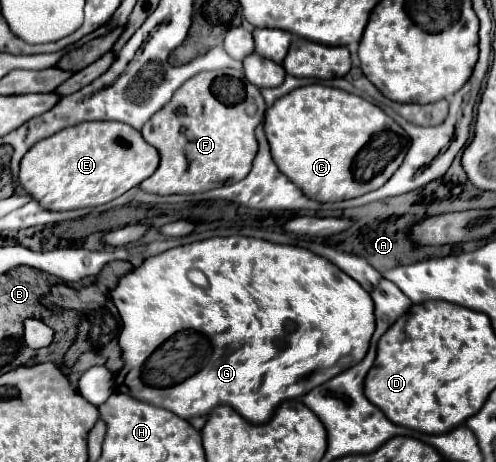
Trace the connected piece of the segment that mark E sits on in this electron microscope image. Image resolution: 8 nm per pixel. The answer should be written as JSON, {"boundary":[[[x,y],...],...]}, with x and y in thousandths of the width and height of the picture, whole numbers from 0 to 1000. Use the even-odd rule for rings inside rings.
{"boundary":[[[165,264],[145,277],[129,277],[93,303],[73,307],[44,342],[36,394],[56,424],[65,424],[89,455],[125,459],[157,450],[190,450],[246,424],[262,407],[278,403],[319,364],[319,329],[298,316],[286,290],[246,264]]]}

